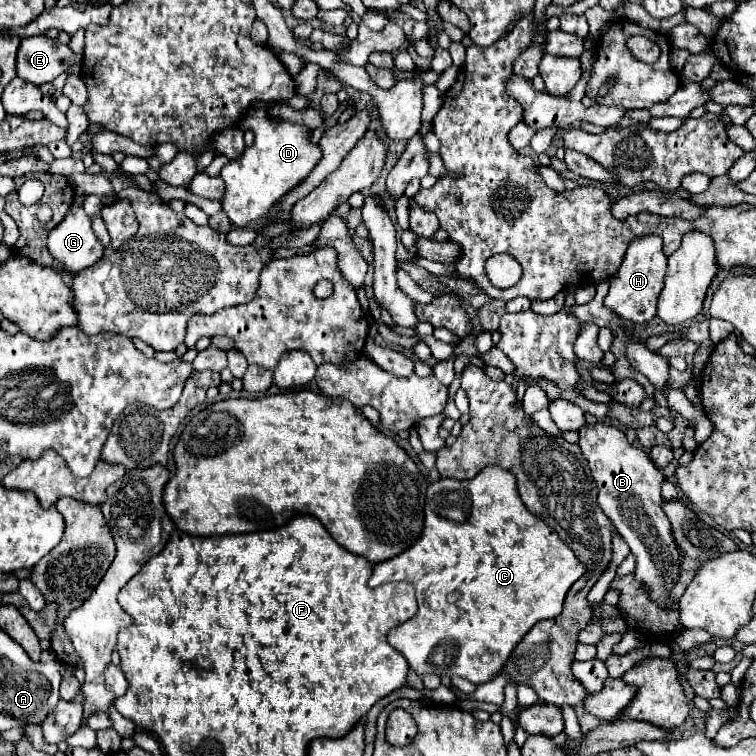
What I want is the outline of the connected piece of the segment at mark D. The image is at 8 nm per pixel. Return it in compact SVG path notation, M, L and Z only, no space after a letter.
M251 110L245 118L245 128L255 132L255 144L245 148L243 156L231 160L223 170L221 178L225 180L225 198L223 210L235 226L245 228L253 222L271 218L271 208L291 192L301 180L309 176L309 172L321 160L319 144L311 142L311 128L293 124L293 122L275 122L267 116L265 110Z

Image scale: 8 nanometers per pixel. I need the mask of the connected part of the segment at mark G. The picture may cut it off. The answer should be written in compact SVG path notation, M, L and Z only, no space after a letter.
M73 204L65 220L51 230L47 244L53 258L63 262L73 274L93 266L105 252L103 242L91 228L91 218L85 214L83 206L77 204Z

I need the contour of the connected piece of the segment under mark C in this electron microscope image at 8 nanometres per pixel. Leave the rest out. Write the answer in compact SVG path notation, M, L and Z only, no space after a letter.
M487 466L471 480L439 478L429 486L421 538L403 554L375 564L369 586L377 588L391 580L407 580L415 586L419 612L387 636L389 644L405 656L411 670L419 676L461 676L473 684L483 684L501 672L513 648L537 622L561 614L567 590L583 574L581 560L549 524L541 522L521 502L513 474Z

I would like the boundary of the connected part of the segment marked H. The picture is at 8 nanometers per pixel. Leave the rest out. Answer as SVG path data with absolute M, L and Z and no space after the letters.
M641 236L635 238L625 254L625 260L617 274L611 278L611 288L605 298L605 306L609 306L617 316L631 322L649 322L657 314L657 298L665 284L667 258L663 254L663 242L659 236Z

